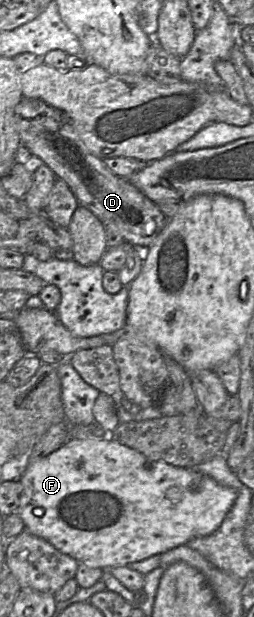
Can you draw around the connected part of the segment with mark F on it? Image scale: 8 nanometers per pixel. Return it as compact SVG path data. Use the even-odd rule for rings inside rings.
M109 436L108 439L69 438L59 449L40 459L30 459L18 477L22 484L19 507L16 511L24 522L25 530L43 538L56 549L78 562L90 567L109 570L113 567L127 566L156 554L163 554L189 540L204 537L215 532L233 506L237 493L233 488L217 483L213 478L199 472L196 468L183 468L170 465L162 460L151 461L137 450L123 445Z

